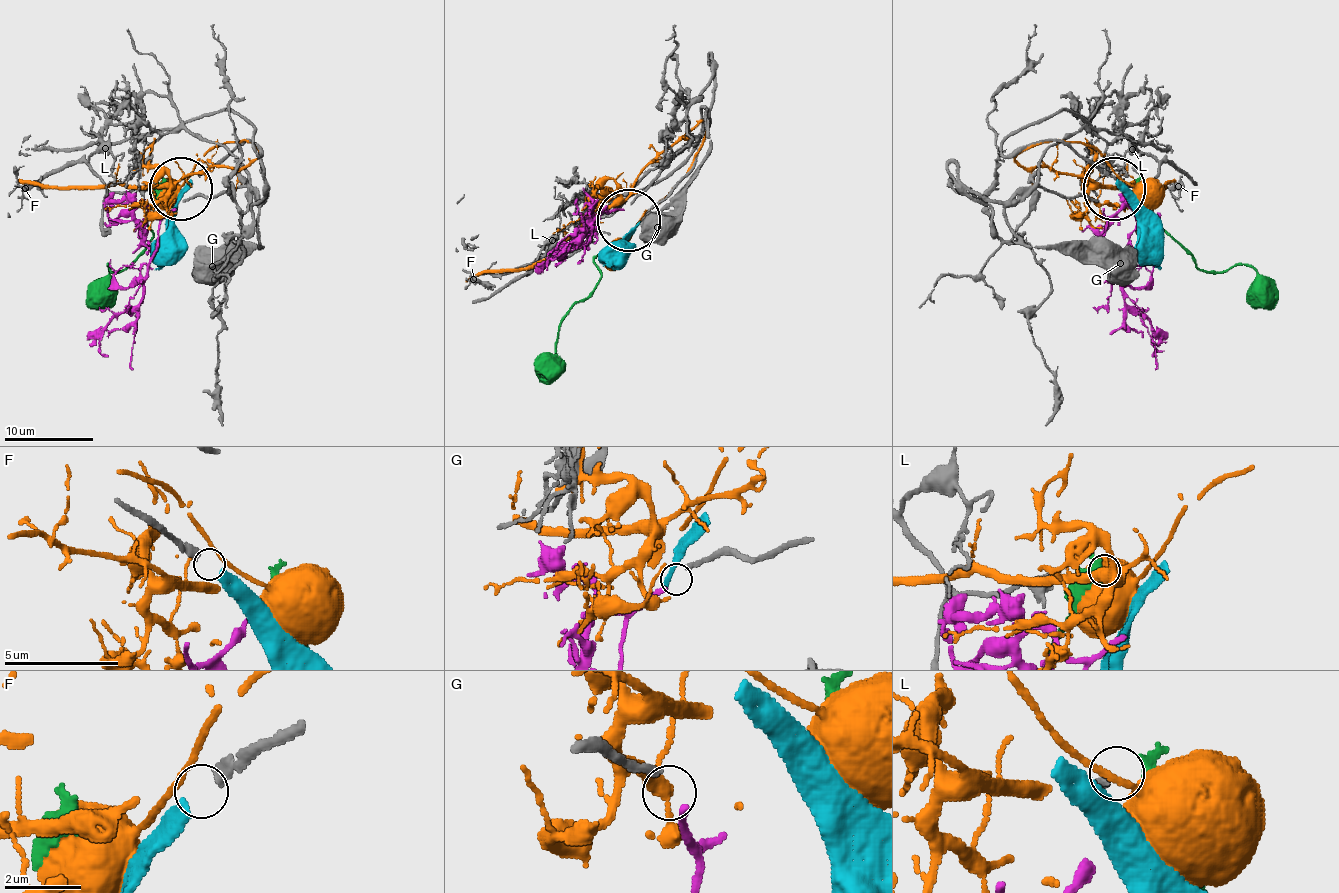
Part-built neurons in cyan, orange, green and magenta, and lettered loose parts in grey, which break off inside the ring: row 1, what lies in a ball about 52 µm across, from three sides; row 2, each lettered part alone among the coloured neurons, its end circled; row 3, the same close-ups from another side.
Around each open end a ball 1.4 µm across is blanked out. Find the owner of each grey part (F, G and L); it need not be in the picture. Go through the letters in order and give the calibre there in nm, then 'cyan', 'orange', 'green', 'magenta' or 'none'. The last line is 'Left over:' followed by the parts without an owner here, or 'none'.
F: 280 nm thick; cyan
G: 190 nm thick; magenta
L: 170 nm thick; green
Left over: none

